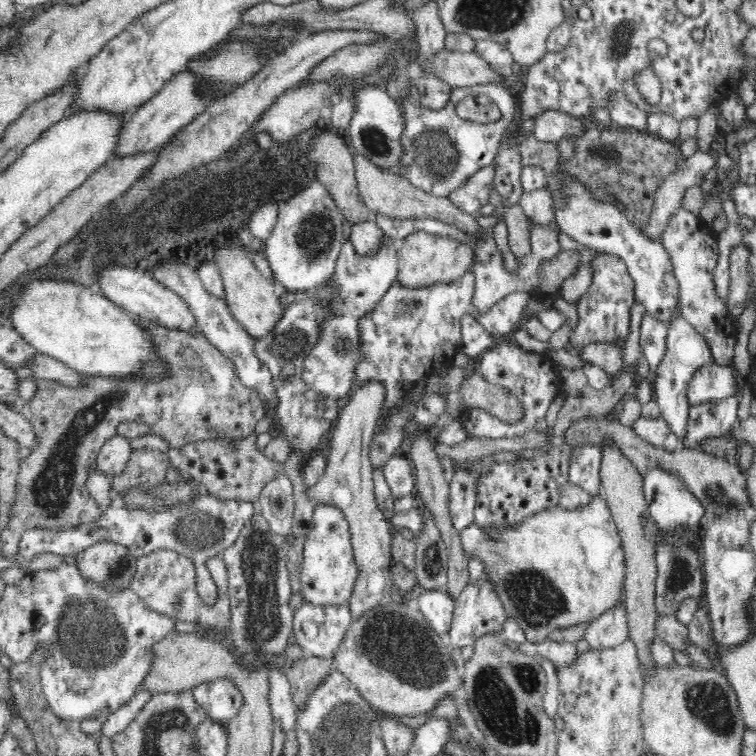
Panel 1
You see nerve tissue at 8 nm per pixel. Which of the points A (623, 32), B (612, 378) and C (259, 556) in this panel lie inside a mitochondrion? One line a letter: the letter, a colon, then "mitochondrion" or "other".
A: mitochondrion
B: other
C: mitochondrion

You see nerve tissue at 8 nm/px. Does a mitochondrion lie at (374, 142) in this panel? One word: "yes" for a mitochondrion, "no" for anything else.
yes

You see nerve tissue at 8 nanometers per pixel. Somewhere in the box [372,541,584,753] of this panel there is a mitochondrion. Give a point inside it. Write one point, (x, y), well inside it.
(505, 693)

